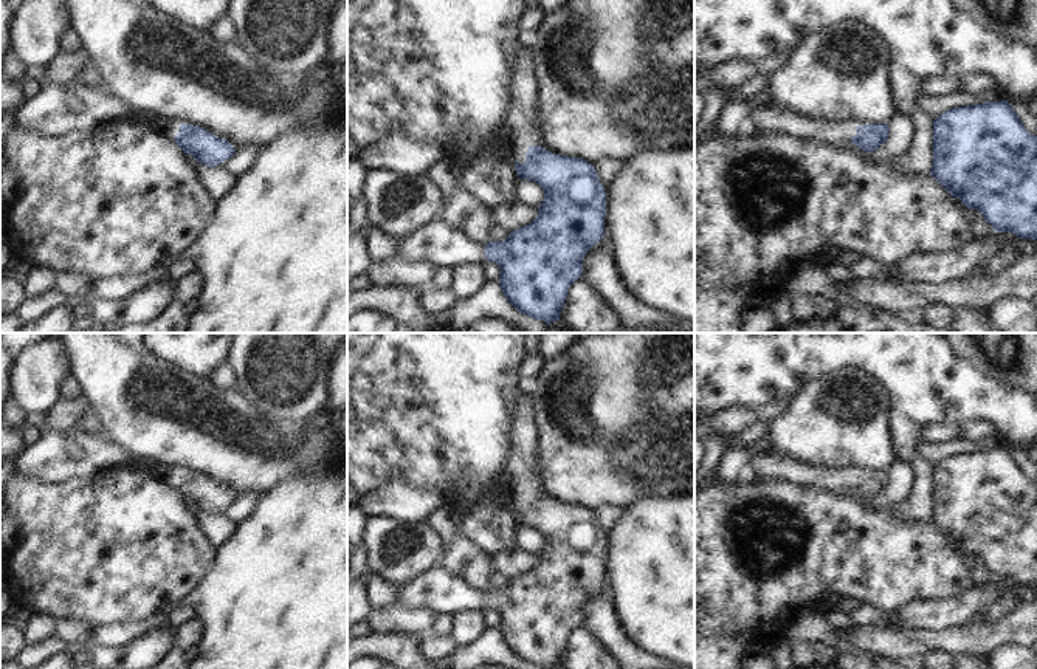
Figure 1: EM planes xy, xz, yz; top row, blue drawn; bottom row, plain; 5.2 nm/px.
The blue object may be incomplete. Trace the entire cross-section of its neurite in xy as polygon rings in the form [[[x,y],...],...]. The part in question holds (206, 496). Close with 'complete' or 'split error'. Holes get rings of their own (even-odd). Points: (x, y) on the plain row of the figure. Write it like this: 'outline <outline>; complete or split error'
outline [[[171,466],[163,482],[208,514],[225,509],[236,499],[226,486],[217,485],[203,474],[188,471],[186,468]]]; split error

